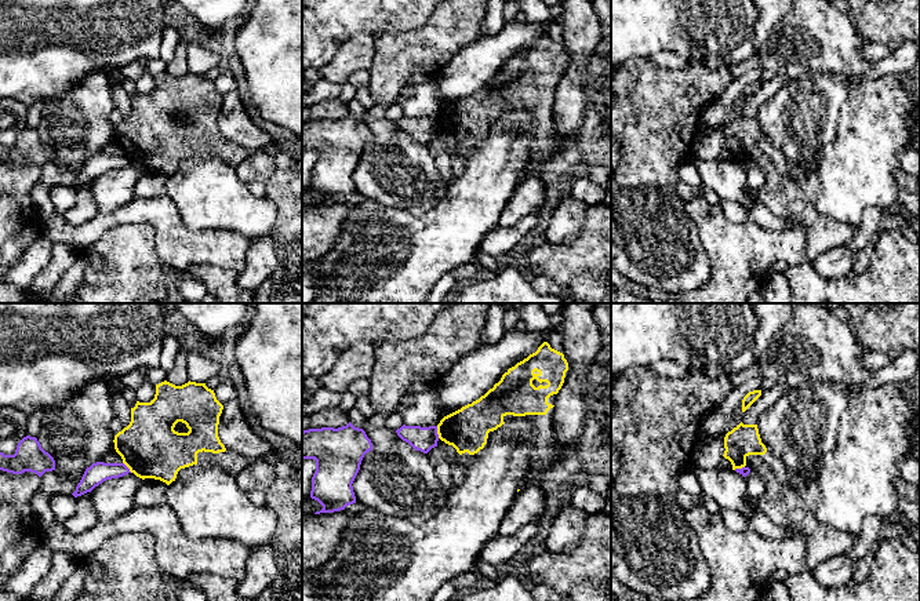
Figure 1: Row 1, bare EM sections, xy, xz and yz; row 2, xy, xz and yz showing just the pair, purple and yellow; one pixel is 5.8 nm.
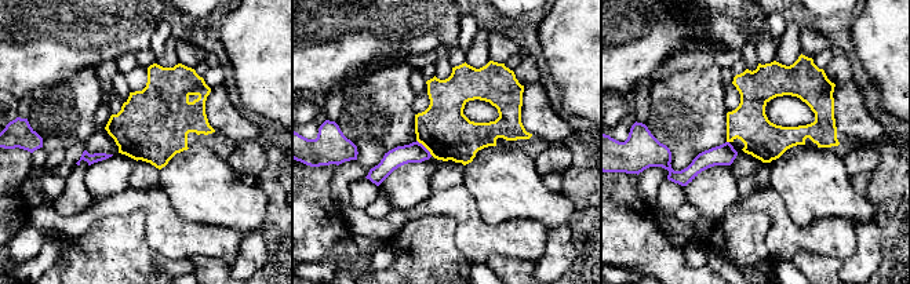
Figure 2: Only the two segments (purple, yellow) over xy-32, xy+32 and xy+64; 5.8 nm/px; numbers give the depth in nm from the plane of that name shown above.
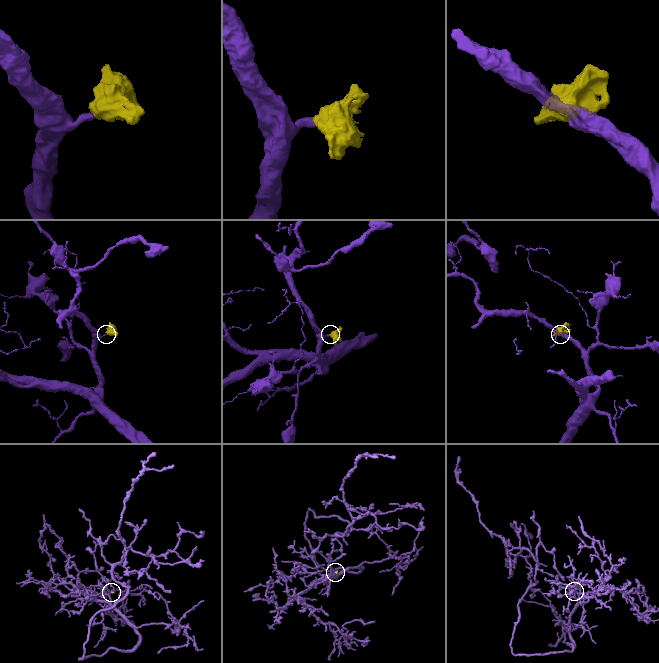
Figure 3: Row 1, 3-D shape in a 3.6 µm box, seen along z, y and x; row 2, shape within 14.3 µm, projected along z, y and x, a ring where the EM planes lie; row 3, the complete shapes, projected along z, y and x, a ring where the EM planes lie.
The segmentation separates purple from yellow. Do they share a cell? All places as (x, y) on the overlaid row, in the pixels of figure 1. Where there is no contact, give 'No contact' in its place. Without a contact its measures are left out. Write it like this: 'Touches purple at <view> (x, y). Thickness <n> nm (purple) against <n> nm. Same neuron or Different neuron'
Touches purple at xz (436, 432). Thickness 140 nm (purple) against 260 nm. Different neuron

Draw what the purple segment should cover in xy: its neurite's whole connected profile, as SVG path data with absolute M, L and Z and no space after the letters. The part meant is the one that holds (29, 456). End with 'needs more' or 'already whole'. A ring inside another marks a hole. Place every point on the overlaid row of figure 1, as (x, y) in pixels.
M26 436L18 442L14 455L0 452L0 470L12 474L30 471L41 477L46 471L55 470L55 460L36 437Z; already whole

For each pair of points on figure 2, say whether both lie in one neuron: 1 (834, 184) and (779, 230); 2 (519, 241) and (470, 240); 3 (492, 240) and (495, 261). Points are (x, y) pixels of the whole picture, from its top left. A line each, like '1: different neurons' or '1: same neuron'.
1: different neurons
2: same neuron
3: different neurons

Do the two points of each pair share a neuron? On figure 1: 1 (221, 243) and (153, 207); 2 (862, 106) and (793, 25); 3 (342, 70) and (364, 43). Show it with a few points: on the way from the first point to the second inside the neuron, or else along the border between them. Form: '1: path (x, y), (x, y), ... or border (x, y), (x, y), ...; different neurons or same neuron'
1: path (204, 243), (189, 243), (170, 223); same neuron
2: path (855, 84), (854, 76), (815, 37); same neuron
3: path (344, 64), (357, 50); same neuron

